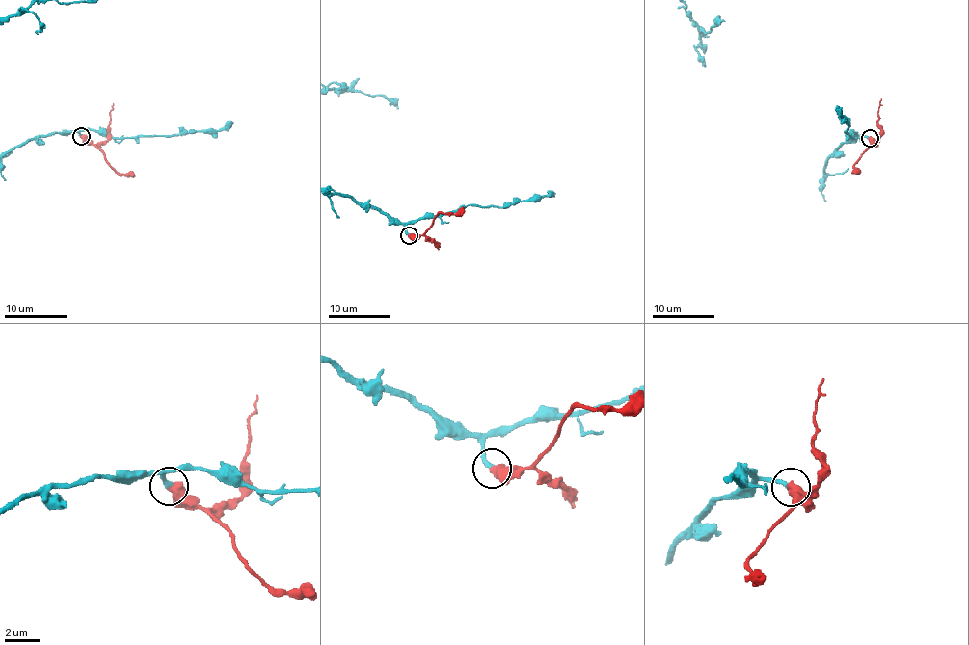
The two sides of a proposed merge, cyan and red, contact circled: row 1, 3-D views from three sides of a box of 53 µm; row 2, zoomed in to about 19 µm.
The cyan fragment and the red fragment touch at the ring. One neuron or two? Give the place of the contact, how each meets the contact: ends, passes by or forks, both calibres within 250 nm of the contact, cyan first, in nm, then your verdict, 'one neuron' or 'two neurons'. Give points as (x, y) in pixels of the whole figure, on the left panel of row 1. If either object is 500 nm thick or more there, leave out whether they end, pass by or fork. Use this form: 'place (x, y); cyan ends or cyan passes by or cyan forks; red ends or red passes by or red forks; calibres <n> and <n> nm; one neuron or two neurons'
place (81, 136); calibres 240 and 650 nm; one neuron

